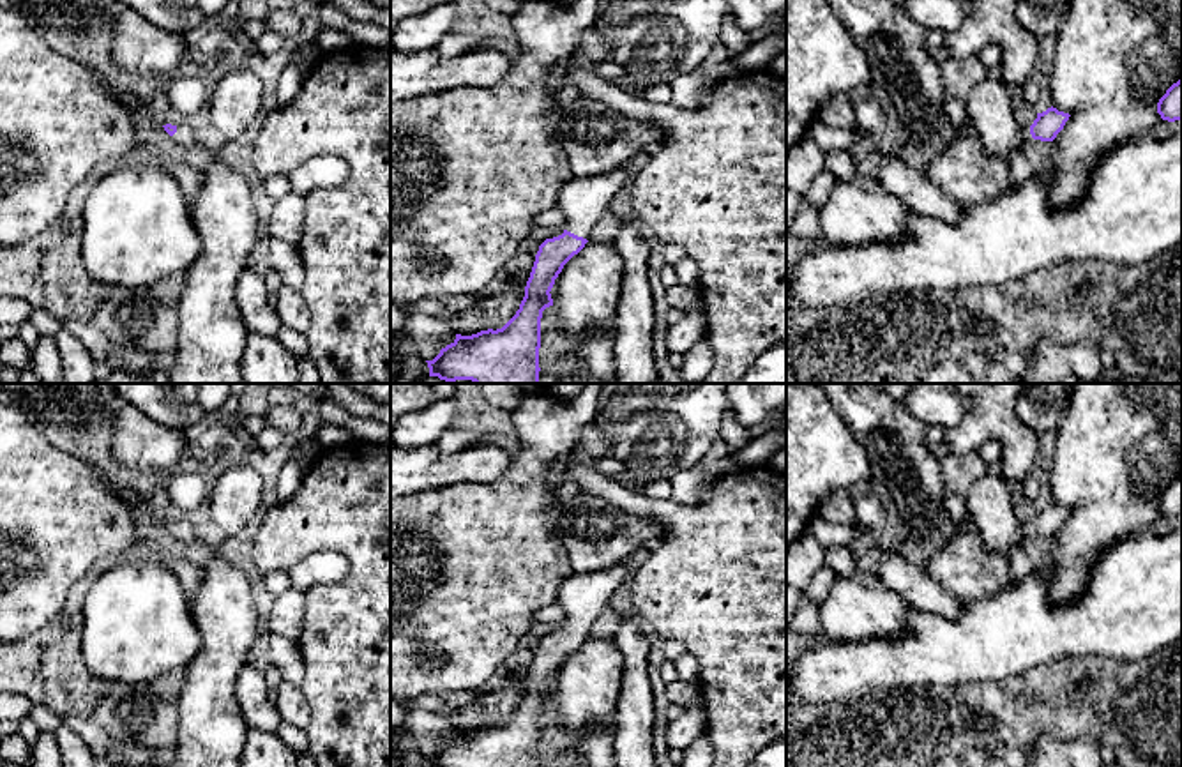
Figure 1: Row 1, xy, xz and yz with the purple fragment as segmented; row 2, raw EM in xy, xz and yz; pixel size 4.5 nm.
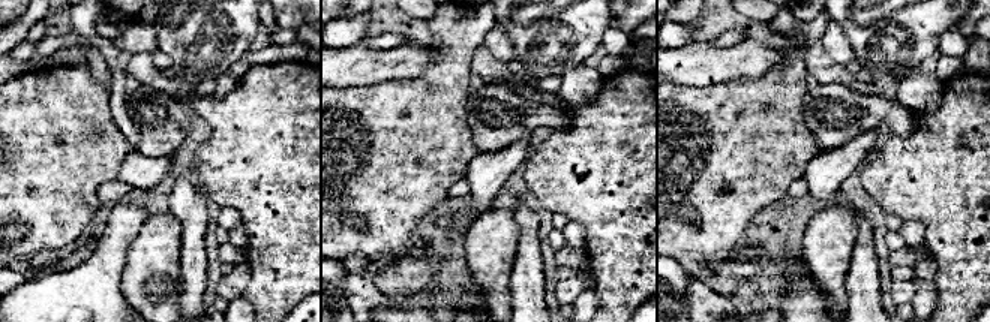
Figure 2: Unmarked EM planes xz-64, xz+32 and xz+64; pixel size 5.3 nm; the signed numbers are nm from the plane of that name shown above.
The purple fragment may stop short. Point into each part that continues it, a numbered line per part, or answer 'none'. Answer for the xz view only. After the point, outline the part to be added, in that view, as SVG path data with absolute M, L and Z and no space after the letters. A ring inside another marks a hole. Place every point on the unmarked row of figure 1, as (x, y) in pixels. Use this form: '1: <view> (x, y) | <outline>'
1: xz (582, 596) | M631 560L588 571L572 573L557 589L557 603L565 611L564 626L588 634L594 620L610 604L617 589L633 574Z

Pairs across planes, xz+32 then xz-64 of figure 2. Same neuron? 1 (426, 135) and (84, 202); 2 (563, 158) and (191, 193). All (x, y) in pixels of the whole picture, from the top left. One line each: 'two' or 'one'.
1: one
2: two

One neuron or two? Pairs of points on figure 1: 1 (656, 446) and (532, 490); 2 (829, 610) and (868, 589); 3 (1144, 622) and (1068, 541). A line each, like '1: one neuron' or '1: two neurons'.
1: two neurons
2: one neuron
3: two neurons

